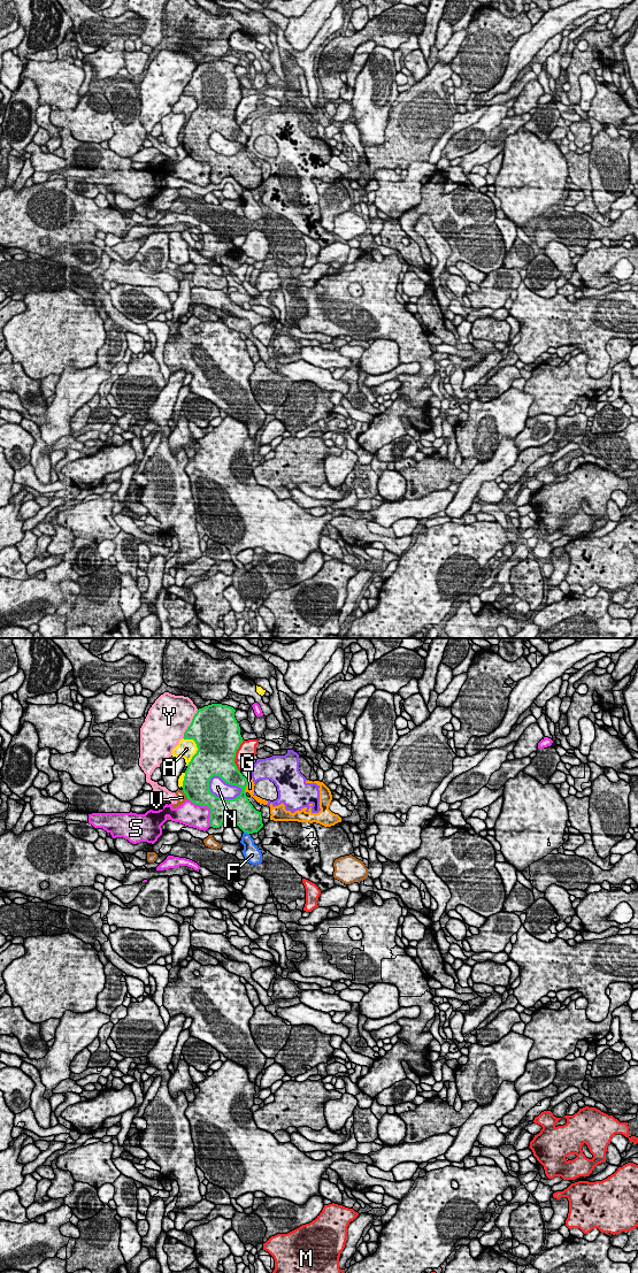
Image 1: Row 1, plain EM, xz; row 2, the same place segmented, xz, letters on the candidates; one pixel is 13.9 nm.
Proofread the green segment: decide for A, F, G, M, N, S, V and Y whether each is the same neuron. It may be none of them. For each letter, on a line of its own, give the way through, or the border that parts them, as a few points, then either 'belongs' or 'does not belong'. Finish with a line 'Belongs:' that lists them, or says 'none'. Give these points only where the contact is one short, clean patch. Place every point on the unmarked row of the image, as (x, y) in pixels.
A: does not belong
F: does not belong
G: border along xz (248, 137), (245, 148); does not belong
M: does not belong
N: does not belong
S: does not belong
V: border along xz (182, 146), (187, 154); does not belong
Y: does not belong
Belongs: none

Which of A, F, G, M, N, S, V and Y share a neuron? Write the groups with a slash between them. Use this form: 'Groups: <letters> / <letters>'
Groups: A / F / G N / M / S / V / Y

